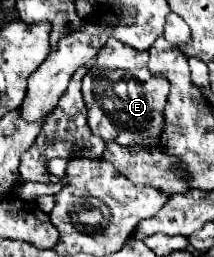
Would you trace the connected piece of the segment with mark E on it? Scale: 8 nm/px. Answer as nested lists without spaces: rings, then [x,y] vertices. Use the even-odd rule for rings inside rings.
[[[110,37],[106,45],[100,49],[96,55],[96,61],[90,69],[90,73],[82,79],[82,93],[84,93],[84,103],[88,109],[88,127],[92,135],[102,137],[104,141],[116,141],[122,147],[130,147],[132,143],[136,145],[158,145],[160,137],[164,133],[164,105],[166,105],[166,95],[170,91],[170,83],[164,77],[154,77],[148,69],[148,51],[132,49],[130,45],[116,41]],[[112,73],[124,73],[118,81],[112,81]]]

